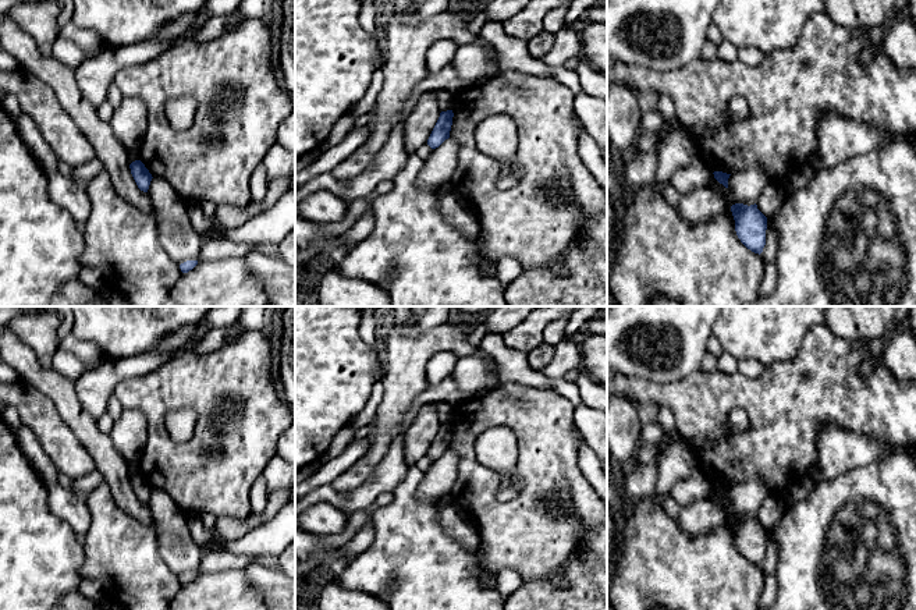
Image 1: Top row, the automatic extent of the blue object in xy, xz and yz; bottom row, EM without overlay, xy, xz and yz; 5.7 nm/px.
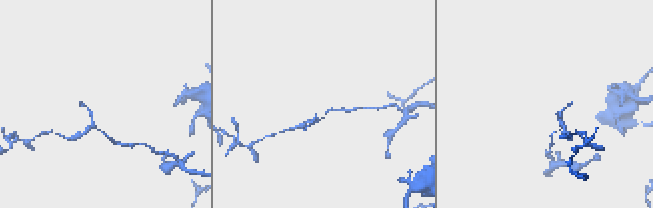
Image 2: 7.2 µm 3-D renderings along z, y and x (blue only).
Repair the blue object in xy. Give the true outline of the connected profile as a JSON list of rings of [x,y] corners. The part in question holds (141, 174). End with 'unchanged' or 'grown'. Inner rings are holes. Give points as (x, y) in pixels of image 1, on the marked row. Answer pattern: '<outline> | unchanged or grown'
[[[135,160],[129,164],[129,169],[138,188],[143,192],[148,192],[153,177],[145,164],[141,160]]] | unchanged

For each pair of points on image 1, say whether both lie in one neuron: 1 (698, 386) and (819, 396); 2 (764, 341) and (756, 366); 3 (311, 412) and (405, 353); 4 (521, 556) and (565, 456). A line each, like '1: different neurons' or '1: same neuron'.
1: same neuron
2: different neurons
3: different neurons
4: same neuron

